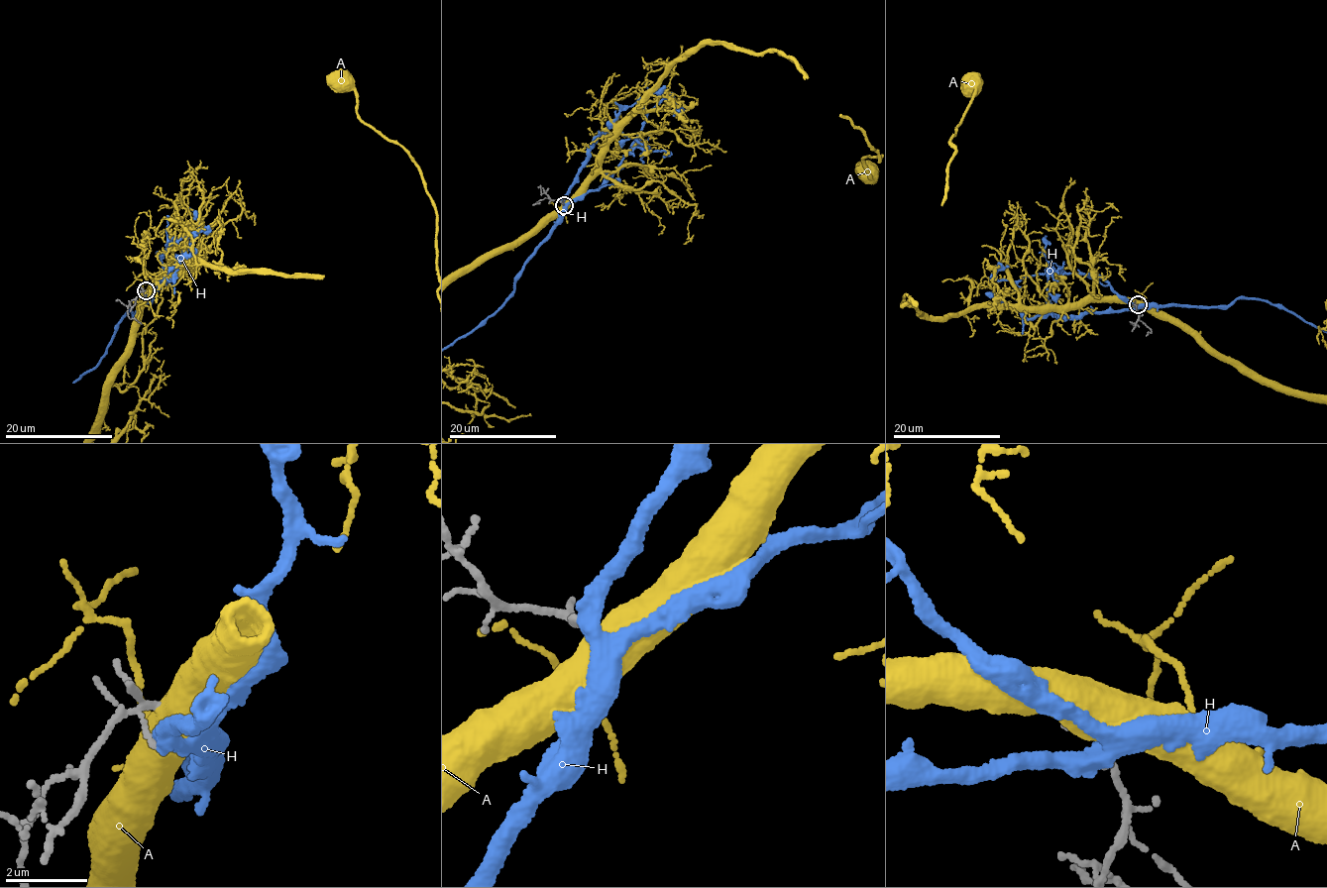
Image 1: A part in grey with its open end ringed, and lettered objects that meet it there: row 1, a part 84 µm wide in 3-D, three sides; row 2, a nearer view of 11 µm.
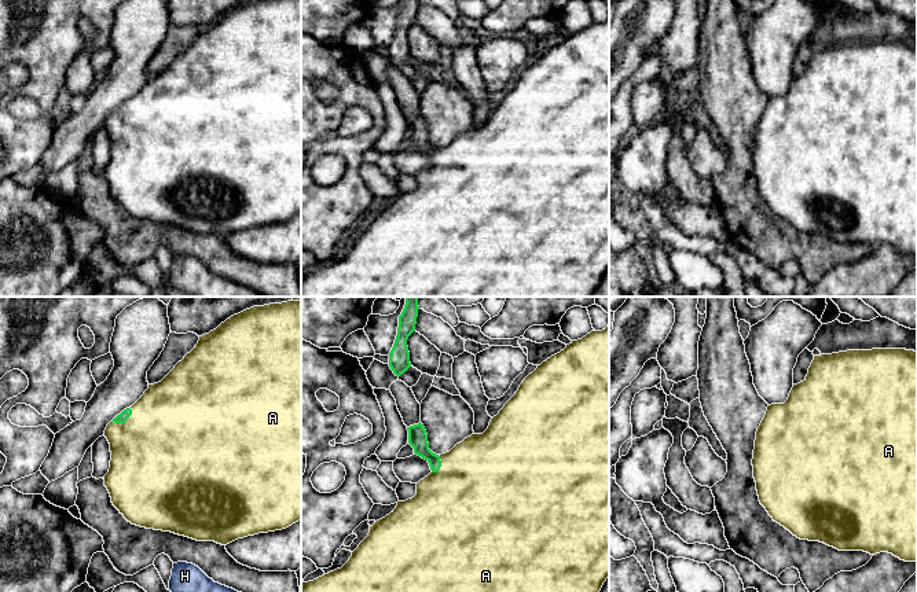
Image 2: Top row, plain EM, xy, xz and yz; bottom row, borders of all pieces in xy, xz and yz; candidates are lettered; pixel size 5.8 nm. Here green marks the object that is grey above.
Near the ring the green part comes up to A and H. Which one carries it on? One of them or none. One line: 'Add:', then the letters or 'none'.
Add: A

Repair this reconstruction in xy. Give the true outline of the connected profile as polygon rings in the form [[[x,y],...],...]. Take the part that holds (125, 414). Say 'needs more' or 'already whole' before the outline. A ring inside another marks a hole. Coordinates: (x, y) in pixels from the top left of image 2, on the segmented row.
needs more; [[[301,301],[253,306],[199,337],[195,348],[161,382],[148,385],[132,407],[107,424],[104,437],[111,452],[104,486],[113,505],[132,525],[227,545],[238,538],[282,530],[301,521]]]

